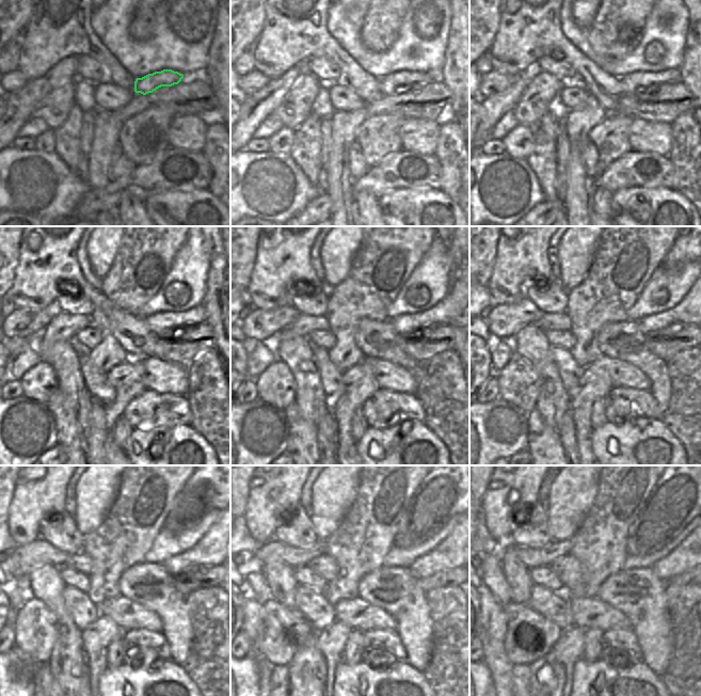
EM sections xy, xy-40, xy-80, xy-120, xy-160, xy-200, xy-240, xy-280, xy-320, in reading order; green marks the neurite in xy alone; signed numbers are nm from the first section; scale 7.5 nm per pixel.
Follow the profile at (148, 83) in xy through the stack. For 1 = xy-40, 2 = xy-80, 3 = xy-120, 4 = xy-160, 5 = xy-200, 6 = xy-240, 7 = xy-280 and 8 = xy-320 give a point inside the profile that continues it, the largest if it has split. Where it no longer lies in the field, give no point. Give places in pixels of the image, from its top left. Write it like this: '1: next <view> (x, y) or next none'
1: next xy-40 (398, 82)
2: next xy-80 (636, 83)
3: next xy-120 (161, 323)
4: next xy-160 (447, 311)
5: next xy-200 (686, 313)
6: next xy-240 (208, 552)
7: next xy-280 (447, 555)
8: next xy-320 (685, 557)

